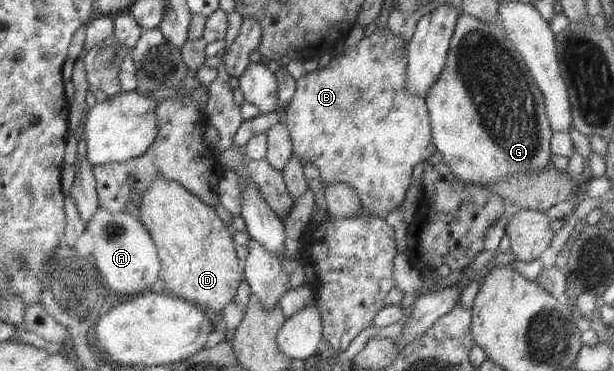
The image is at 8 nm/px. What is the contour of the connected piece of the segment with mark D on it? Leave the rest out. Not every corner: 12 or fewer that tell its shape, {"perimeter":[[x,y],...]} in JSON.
{"perimeter":[[179,182],[139,217],[163,286],[223,315],[245,281],[233,231]]}

